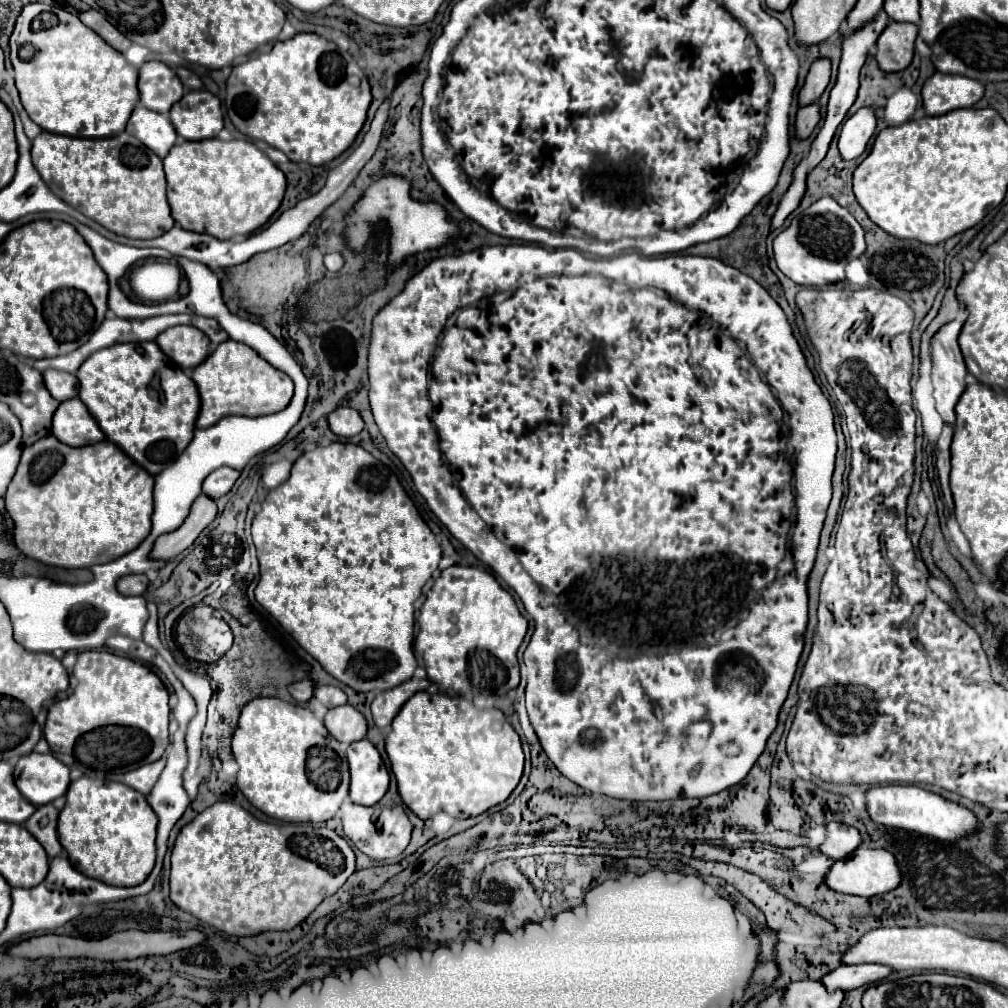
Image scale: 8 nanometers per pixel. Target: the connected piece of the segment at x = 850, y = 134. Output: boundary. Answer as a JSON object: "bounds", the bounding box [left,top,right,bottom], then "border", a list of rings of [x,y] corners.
{"bounds":[839,106,877,160],"border":[[[863,106],[859,108],[841,128],[839,134],[839,152],[843,160],[853,160],[859,158],[865,148],[869,138],[875,134],[877,118],[875,118],[875,108]]]}

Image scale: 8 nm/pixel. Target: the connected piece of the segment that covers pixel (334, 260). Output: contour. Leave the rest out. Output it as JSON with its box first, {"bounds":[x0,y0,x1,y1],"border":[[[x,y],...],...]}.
{"bounds":[323,252,345,272],"border":[[[337,252],[326,254],[323,261],[327,270],[331,272],[339,272],[345,263],[343,256]]]}

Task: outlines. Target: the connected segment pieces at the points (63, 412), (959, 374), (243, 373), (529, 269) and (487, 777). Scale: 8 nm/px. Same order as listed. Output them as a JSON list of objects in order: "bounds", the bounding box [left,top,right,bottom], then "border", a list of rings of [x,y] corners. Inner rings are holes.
[{"bounds":[53,398,105,446],"border":[[[79,398],[59,404],[53,414],[53,436],[69,446],[89,446],[105,440],[99,424]]]},{"bounds":[931,322,967,424],"border":[[[947,322],[943,324],[937,334],[931,340],[931,356],[933,356],[933,368],[931,368],[931,380],[933,380],[933,398],[935,398],[935,406],[937,412],[941,414],[941,418],[949,424],[955,422],[955,404],[959,402],[959,396],[965,390],[965,376],[967,376],[967,368],[957,344],[957,336],[963,328],[963,322]]]},{"bounds":[193,340,293,428],"border":[[[227,340],[223,344],[217,346],[217,350],[213,350],[209,354],[209,358],[199,364],[193,370],[193,382],[199,388],[199,398],[201,398],[201,412],[197,418],[197,428],[209,428],[213,424],[217,424],[221,418],[237,414],[237,416],[267,416],[267,414],[275,414],[287,408],[287,404],[293,398],[293,380],[283,374],[281,370],[273,368],[267,360],[263,360],[253,348],[249,348],[247,344],[235,342],[235,340]]]},{"bounds":[367,244,837,802],"border":[[[509,244],[509,246],[483,246],[483,248],[477,248],[477,250],[471,250],[471,252],[465,252],[465,254],[459,254],[459,256],[439,256],[439,258],[435,258],[435,260],[433,260],[433,262],[429,262],[429,264],[427,264],[427,266],[425,266],[425,268],[423,268],[423,270],[421,270],[421,272],[417,272],[417,274],[415,274],[415,276],[411,276],[411,280],[407,280],[407,284],[405,284],[405,288],[403,288],[403,290],[401,290],[401,292],[399,292],[399,294],[397,294],[397,296],[395,296],[395,298],[391,298],[391,300],[389,300],[389,304],[385,304],[385,306],[383,306],[383,308],[381,308],[381,310],[379,310],[379,312],[377,312],[377,316],[375,316],[375,318],[373,318],[373,332],[371,332],[371,344],[369,344],[369,370],[367,370],[367,372],[369,372],[369,402],[371,402],[371,410],[373,410],[373,418],[375,418],[375,422],[377,422],[377,426],[379,426],[379,432],[381,432],[381,434],[383,434],[383,438],[385,438],[385,442],[387,442],[387,446],[389,446],[389,448],[391,448],[391,452],[393,452],[393,454],[395,454],[395,456],[397,456],[397,458],[399,458],[399,460],[401,460],[401,464],[403,464],[403,466],[405,466],[405,470],[407,470],[407,472],[409,472],[409,474],[411,474],[411,478],[413,478],[413,484],[415,484],[415,488],[417,488],[417,492],[419,492],[419,494],[421,494],[421,496],[423,496],[423,498],[425,498],[425,502],[427,502],[427,504],[429,504],[429,508],[431,508],[431,512],[433,512],[433,514],[435,514],[435,516],[437,516],[437,518],[439,518],[439,520],[441,520],[441,524],[443,524],[443,526],[445,526],[445,528],[447,528],[447,530],[449,530],[449,532],[451,532],[451,536],[455,536],[455,538],[457,538],[457,540],[459,540],[459,542],[461,542],[461,544],[463,544],[463,546],[465,546],[465,548],[467,548],[467,550],[471,550],[471,552],[473,552],[473,554],[475,554],[475,556],[477,556],[477,558],[479,558],[479,560],[481,560],[481,562],[483,562],[483,564],[487,564],[487,566],[489,566],[489,568],[493,568],[493,572],[495,572],[495,574],[499,574],[499,576],[501,576],[501,578],[503,578],[503,580],[505,580],[505,582],[507,582],[507,584],[509,584],[509,586],[511,586],[511,588],[513,588],[513,590],[515,590],[515,592],[517,592],[517,596],[519,596],[519,598],[521,598],[521,602],[523,602],[523,606],[525,606],[525,610],[527,610],[527,614],[529,614],[529,616],[531,616],[531,618],[533,618],[533,620],[535,620],[535,632],[533,632],[533,636],[531,636],[531,642],[529,642],[529,646],[527,646],[527,650],[525,650],[525,654],[523,654],[523,662],[525,662],[525,666],[527,666],[527,688],[525,688],[525,706],[526,706],[526,709],[527,709],[527,713],[528,713],[528,716],[529,716],[529,720],[531,720],[531,726],[533,726],[533,730],[535,730],[535,734],[537,734],[537,738],[539,738],[539,742],[541,742],[541,746],[543,746],[543,750],[545,750],[545,754],[547,754],[547,756],[549,756],[549,760],[551,760],[551,762],[553,762],[553,764],[555,764],[555,768],[557,768],[557,770],[559,770],[559,772],[561,772],[561,774],[563,774],[563,776],[567,776],[567,778],[569,778],[569,780],[571,780],[571,782],[575,782],[575,784],[579,784],[579,786],[581,786],[581,788],[585,788],[585,790],[589,790],[589,792],[593,792],[593,794],[605,794],[605,796],[611,796],[611,798],[619,798],[619,800],[631,800],[631,802],[647,802],[647,800],[675,800],[675,798],[705,798],[705,796],[713,796],[713,794],[719,794],[719,792],[723,792],[723,790],[727,790],[727,788],[731,788],[731,786],[735,786],[735,784],[739,784],[739,782],[741,782],[741,780],[743,780],[743,778],[745,778],[745,776],[747,776],[747,774],[749,774],[749,770],[751,770],[751,768],[753,768],[753,764],[755,764],[755,762],[757,762],[757,758],[759,758],[759,756],[761,756],[761,754],[763,754],[763,750],[765,750],[765,746],[767,746],[767,740],[769,740],[769,736],[771,736],[771,734],[773,734],[773,732],[775,732],[775,728],[777,728],[777,722],[779,722],[779,710],[781,710],[781,706],[783,706],[783,702],[785,702],[785,698],[787,698],[787,692],[789,692],[789,686],[791,686],[791,682],[793,682],[793,676],[795,676],[795,670],[797,670],[797,662],[799,662],[799,656],[801,656],[801,652],[803,652],[803,644],[805,644],[805,630],[807,630],[807,602],[809,602],[809,594],[807,594],[807,580],[809,580],[809,574],[811,574],[811,570],[813,570],[813,564],[815,564],[815,558],[817,558],[817,546],[819,546],[819,538],[821,538],[821,530],[823,530],[823,522],[825,522],[825,516],[827,516],[827,508],[829,508],[829,502],[831,502],[831,476],[833,476],[833,468],[835,468],[835,454],[837,454],[837,434],[835,434],[835,426],[833,426],[833,410],[831,410],[831,406],[829,406],[829,402],[827,402],[827,398],[825,398],[825,396],[823,396],[823,392],[821,392],[821,388],[819,388],[819,386],[817,386],[817,382],[815,382],[815,378],[813,378],[813,372],[811,372],[811,370],[809,370],[809,368],[807,368],[807,362],[805,362],[805,356],[803,356],[803,352],[801,352],[801,348],[799,348],[799,344],[797,344],[797,340],[795,340],[795,336],[793,336],[793,328],[791,328],[791,324],[789,324],[789,320],[787,320],[787,314],[785,314],[785,312],[783,312],[783,308],[781,308],[781,306],[779,306],[779,304],[777,304],[777,302],[775,302],[775,300],[773,300],[773,298],[771,298],[771,296],[769,296],[769,292],[767,292],[767,290],[765,290],[765,288],[763,288],[763,286],[761,286],[761,284],[757,284],[757,282],[755,282],[755,280],[753,280],[753,278],[749,278],[749,276],[745,276],[745,274],[743,274],[743,272],[739,272],[739,270],[737,270],[737,268],[733,268],[733,266],[727,266],[727,264],[723,264],[723,262],[721,262],[721,260],[717,260],[717,258],[705,258],[705,256],[661,256],[661,258],[645,258],[645,256],[639,256],[639,254],[637,254],[637,252],[633,252],[633,254],[619,254],[619,256],[615,256],[615,258],[603,258],[603,260],[589,260],[589,258],[585,258],[585,256],[583,256],[583,254],[581,254],[581,252],[577,252],[577,250],[547,250],[547,248],[541,248],[541,246],[533,246],[533,244],[529,244],[529,246],[523,246],[523,244]],[[521,280],[528,280],[528,281],[527,281],[527,282],[529,282],[529,281],[532,281],[532,280],[533,280],[533,282],[529,282],[529,284],[523,284],[523,286],[521,286],[521,283],[520,283],[520,281],[521,281]],[[459,308],[465,308],[465,310],[463,310],[463,312],[461,312],[461,314],[459,314],[459,316],[457,316],[457,320],[455,320],[455,324],[453,324],[453,326],[449,326],[449,328],[447,328],[447,330],[445,330],[445,332],[443,332],[443,331],[444,331],[444,329],[445,329],[445,322],[447,322],[447,316],[451,316],[451,314],[453,314],[453,312],[457,312],[457,310],[459,310]],[[737,340],[743,340],[743,342],[745,342],[745,344],[747,344],[747,348],[751,348],[751,356],[753,356],[753,360],[755,360],[755,364],[759,364],[759,368],[763,368],[763,376],[767,376],[767,382],[769,382],[769,384],[771,384],[771,388],[775,388],[775,394],[773,394],[773,392],[771,392],[771,388],[769,388],[769,384],[767,384],[767,382],[765,382],[765,378],[763,378],[763,376],[761,376],[761,372],[759,372],[759,370],[757,370],[757,366],[755,366],[755,364],[753,364],[753,360],[751,360],[751,356],[749,356],[749,358],[747,358],[747,360],[745,360],[745,354],[747,354],[747,352],[745,352],[745,350],[743,350],[743,348],[741,348],[741,346],[739,346],[739,342],[737,342]],[[431,352],[435,352],[435,358],[433,358],[433,360],[432,360],[432,365],[431,365],[431,379],[430,379],[430,384],[429,384],[429,390],[428,390],[428,374],[429,374],[429,369],[430,369],[430,360],[431,360]],[[775,396],[779,396],[779,400],[781,400],[781,402],[783,402],[783,408],[787,408],[787,414],[789,414],[789,428],[791,428],[791,444],[792,444],[792,445],[791,445],[791,444],[789,444],[789,445],[788,445],[788,446],[790,446],[790,447],[791,447],[791,448],[794,448],[794,449],[793,449],[793,454],[792,454],[792,457],[791,457],[791,464],[789,464],[789,460],[787,460],[787,432],[785,432],[785,426],[783,426],[783,408],[781,408],[781,404],[779,404],[779,400],[777,400],[777,398],[775,398]],[[429,400],[431,400],[431,402],[433,402],[433,412],[435,412],[435,414],[433,414],[433,424],[435,424],[435,428],[437,428],[437,432],[435,432],[435,430],[433,430],[433,442],[431,442],[431,438],[429,438],[429,434],[431,434],[431,414],[429,414],[429,412],[431,412],[431,402],[429,402]],[[789,530],[791,530],[791,532],[790,532],[790,533],[791,533],[791,550],[793,550],[793,556],[795,556],[795,568],[793,568],[793,572],[791,572],[791,574],[787,574],[787,576],[785,576],[785,575],[784,575],[784,572],[782,572],[782,567],[783,567],[783,566],[782,566],[782,565],[783,565],[783,563],[784,563],[784,565],[785,565],[785,563],[786,563],[786,557],[785,557],[785,554],[787,554],[787,548],[789,548]],[[617,616],[629,616],[629,618],[633,618],[633,622],[619,622],[619,626],[617,626]],[[713,616],[732,616],[732,617],[731,617],[731,618],[730,618],[730,620],[729,620],[729,621],[728,621],[728,622],[727,622],[727,623],[726,623],[726,624],[725,624],[725,626],[722,626],[722,627],[720,627],[720,628],[719,628],[719,644],[715,644],[715,646],[708,646],[708,647],[707,647],[707,646],[706,646],[706,648],[705,648],[705,647],[703,647],[703,646],[701,646],[701,644],[699,644],[699,638],[701,638],[701,640],[703,640],[703,638],[715,638],[715,628],[713,628]],[[569,622],[571,622],[571,624],[573,624],[573,626],[575,626],[575,628],[577,628],[577,630],[579,630],[579,632],[581,632],[581,634],[583,634],[583,636],[585,636],[585,638],[589,638],[589,640],[593,640],[593,644],[595,644],[595,646],[601,646],[601,648],[605,648],[605,650],[609,650],[609,651],[608,651],[608,652],[606,652],[606,653],[605,653],[605,652],[603,652],[603,650],[599,650],[599,648],[593,648],[593,646],[585,646],[585,644],[581,644],[581,640],[579,640],[579,632],[577,632],[577,630],[575,630],[575,628],[573,628],[573,626],[571,626],[571,624],[569,624]],[[697,668],[701,668],[701,670],[703,670],[703,676],[701,676],[701,680],[695,680],[695,670],[697,670]],[[591,730],[597,730],[597,732],[599,732],[599,738],[601,738],[601,740],[597,740],[597,742],[593,742],[593,740],[591,740]]]},{"bounds":[385,692,523,820],"border":[[[417,692],[403,704],[393,718],[391,732],[385,738],[385,750],[391,760],[391,770],[397,778],[401,800],[421,820],[433,818],[437,812],[447,812],[453,818],[475,818],[485,810],[505,802],[521,780],[523,750],[521,738],[497,708],[477,710],[471,700],[451,698],[447,694]]]}]

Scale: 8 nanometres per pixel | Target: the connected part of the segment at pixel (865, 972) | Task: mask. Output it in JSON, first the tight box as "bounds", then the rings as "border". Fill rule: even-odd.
{"bounds":[823,964,893,990],"border":[[[843,964],[837,970],[823,976],[823,984],[829,990],[853,990],[871,982],[885,980],[889,974],[893,974],[893,968],[883,964]]]}

